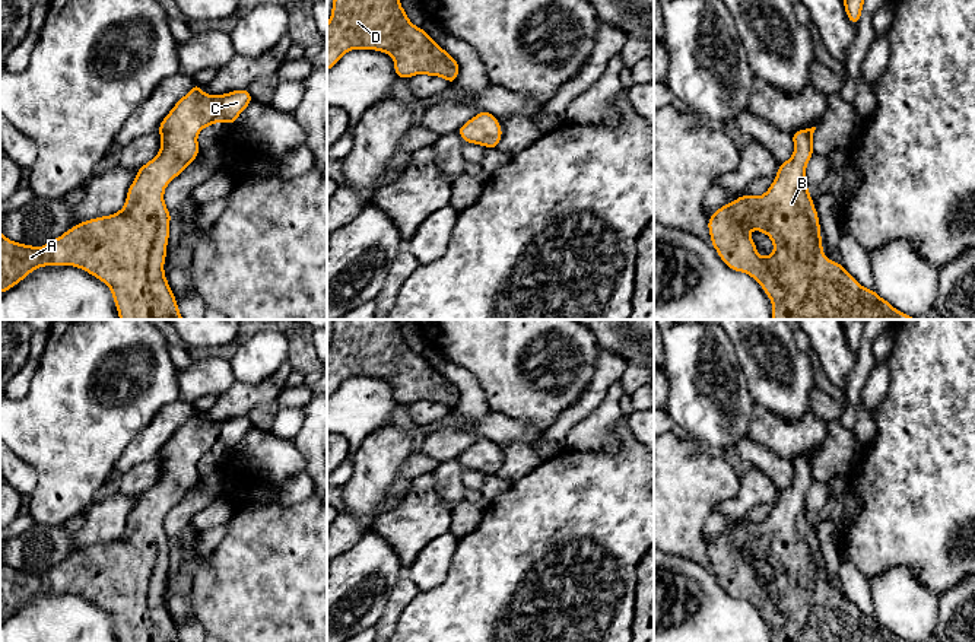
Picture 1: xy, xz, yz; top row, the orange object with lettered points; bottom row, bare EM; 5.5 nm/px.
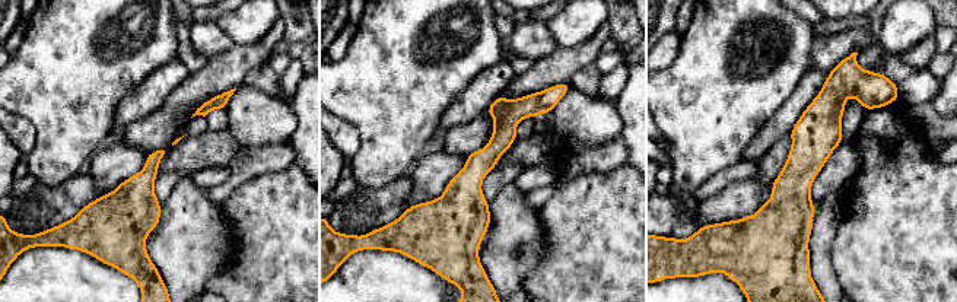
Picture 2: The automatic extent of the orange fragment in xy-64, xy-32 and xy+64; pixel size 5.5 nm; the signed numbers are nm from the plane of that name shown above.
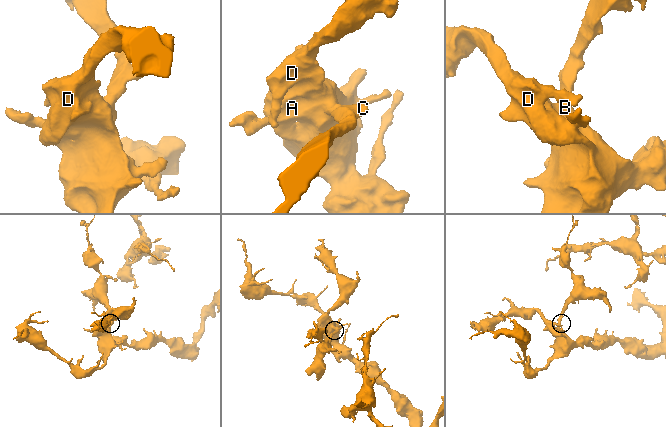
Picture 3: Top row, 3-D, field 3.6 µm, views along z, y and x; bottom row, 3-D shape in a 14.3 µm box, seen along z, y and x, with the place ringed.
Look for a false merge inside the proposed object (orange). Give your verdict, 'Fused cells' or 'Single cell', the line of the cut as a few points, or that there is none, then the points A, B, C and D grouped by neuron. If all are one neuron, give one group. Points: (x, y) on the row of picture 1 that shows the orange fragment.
Single cell. No split. Groups: A B C D

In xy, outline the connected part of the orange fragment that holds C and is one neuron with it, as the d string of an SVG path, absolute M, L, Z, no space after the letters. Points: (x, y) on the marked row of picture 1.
M194 83L158 127L161 150L137 169L120 212L76 223L44 247L13 242L0 231L0 293L7 292L38 267L73 266L111 289L120 320L184 320L163 271L172 216L163 201L165 187L197 158L199 133L219 121L232 125L251 101L248 89L206 95L201 92L201 85Z

